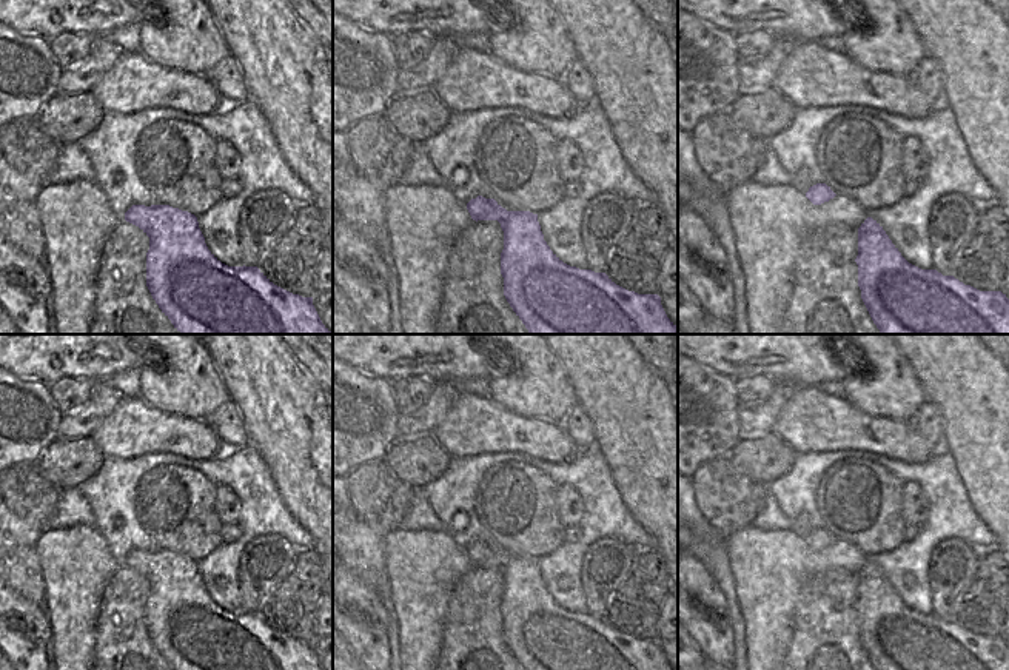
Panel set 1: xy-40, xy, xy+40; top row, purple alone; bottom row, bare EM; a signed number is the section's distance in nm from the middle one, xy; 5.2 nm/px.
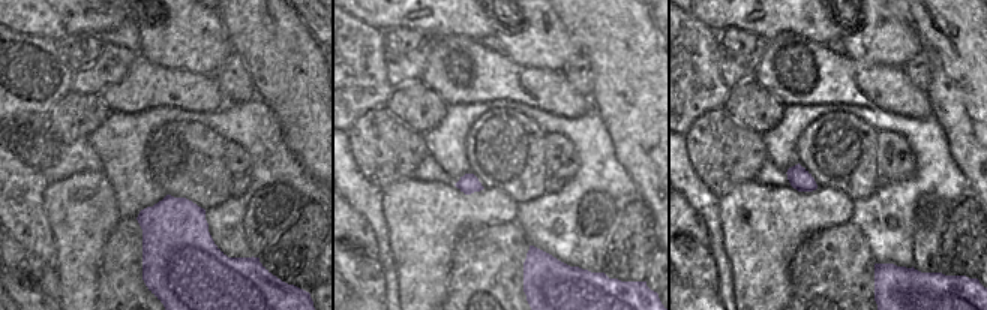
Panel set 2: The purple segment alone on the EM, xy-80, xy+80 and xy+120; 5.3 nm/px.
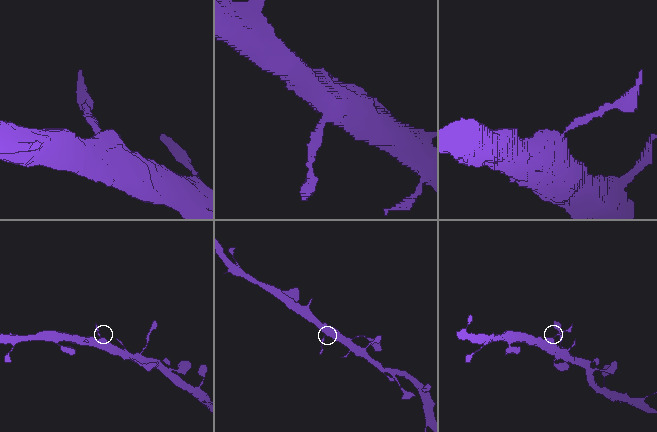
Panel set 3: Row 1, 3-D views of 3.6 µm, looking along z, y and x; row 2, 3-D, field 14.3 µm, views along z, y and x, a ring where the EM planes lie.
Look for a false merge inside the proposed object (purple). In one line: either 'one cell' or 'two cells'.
two cells

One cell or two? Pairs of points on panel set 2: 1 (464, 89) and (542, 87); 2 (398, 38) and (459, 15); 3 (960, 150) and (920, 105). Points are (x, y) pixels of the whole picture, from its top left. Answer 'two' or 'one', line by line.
1: one
2: two
3: two

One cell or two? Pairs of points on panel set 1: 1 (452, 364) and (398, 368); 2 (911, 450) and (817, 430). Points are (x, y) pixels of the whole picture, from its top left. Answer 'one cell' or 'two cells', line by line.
1: one cell
2: one cell

